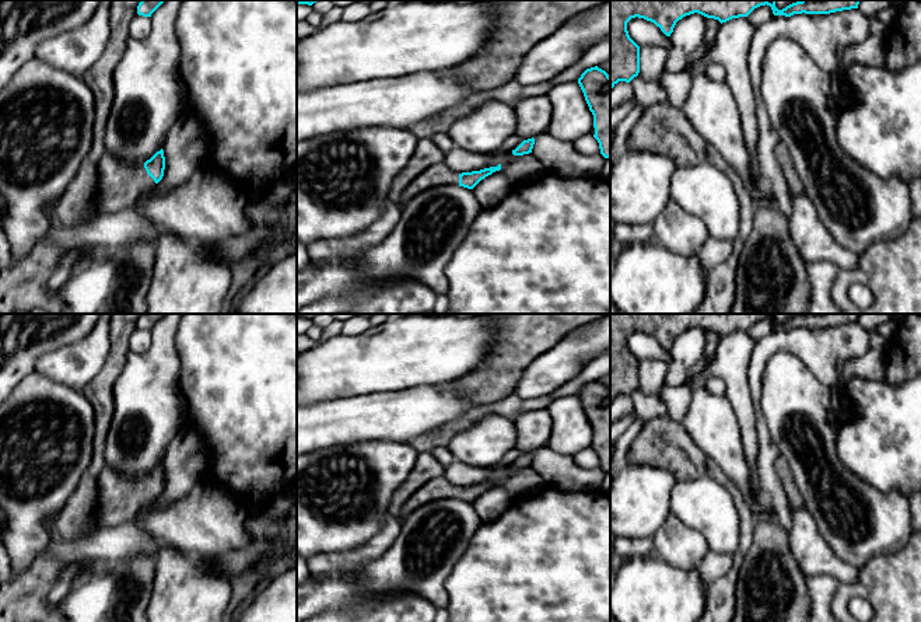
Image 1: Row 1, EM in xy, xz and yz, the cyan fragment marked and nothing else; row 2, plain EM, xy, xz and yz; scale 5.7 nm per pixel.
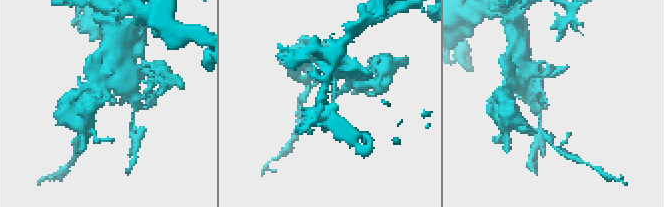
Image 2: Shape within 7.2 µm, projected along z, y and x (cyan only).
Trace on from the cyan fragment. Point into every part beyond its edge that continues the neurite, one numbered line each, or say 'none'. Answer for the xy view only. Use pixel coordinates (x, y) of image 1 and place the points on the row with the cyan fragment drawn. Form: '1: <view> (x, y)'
1: xy (119, 182)

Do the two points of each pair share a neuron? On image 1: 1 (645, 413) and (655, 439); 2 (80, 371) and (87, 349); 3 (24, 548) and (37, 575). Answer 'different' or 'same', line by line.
1: different
2: same
3: different

